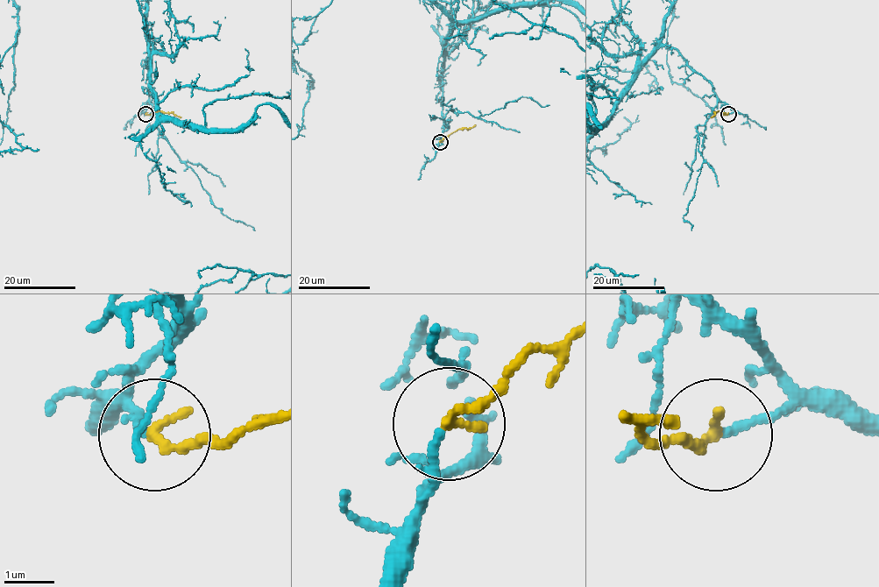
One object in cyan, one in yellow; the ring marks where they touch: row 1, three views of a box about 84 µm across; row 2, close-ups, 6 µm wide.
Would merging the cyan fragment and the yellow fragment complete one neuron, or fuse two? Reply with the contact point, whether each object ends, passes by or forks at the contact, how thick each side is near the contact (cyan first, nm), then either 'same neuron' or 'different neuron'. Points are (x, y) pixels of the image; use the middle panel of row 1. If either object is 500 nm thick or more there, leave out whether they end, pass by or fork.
place (440, 142); cyan ends; yellow ends; calibres 160 and 240 nm; same neuron

